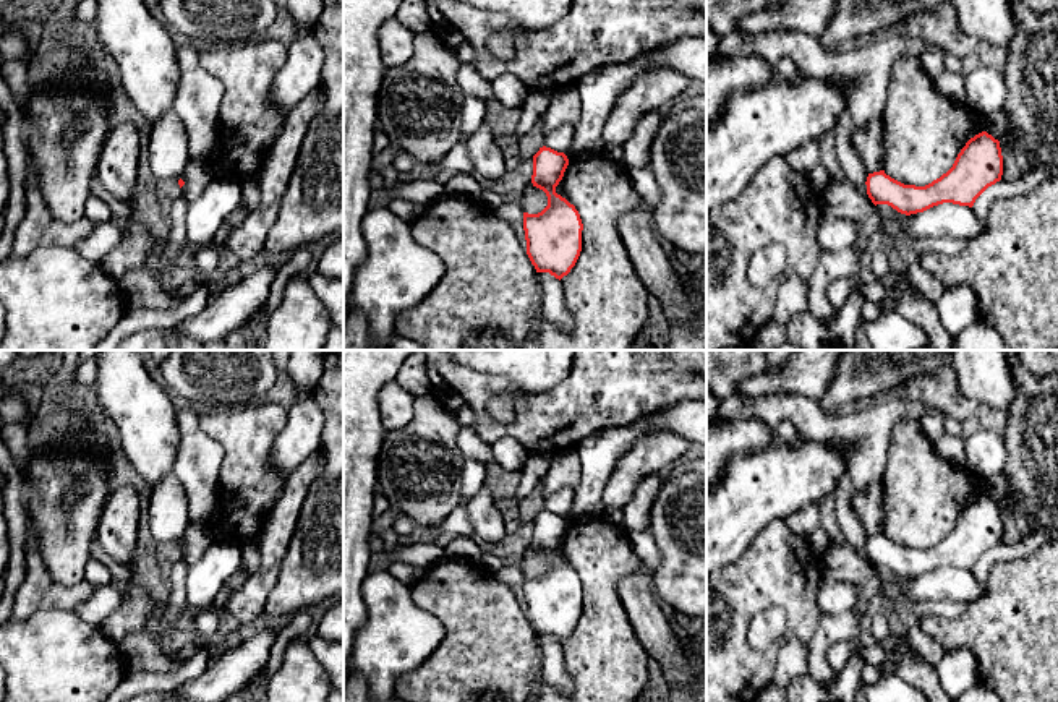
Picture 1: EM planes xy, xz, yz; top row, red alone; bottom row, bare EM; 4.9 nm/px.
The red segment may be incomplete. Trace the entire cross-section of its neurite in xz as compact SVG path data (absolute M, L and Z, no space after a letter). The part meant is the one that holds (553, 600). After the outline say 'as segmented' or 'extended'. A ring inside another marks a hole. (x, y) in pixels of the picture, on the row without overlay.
M540 511L533 519L533 550L548 559L548 569L538 577L523 576L527 618L536 636L562 642L575 629L582 614L583 587L578 574L556 556L569 522L564 516Z | as segmented

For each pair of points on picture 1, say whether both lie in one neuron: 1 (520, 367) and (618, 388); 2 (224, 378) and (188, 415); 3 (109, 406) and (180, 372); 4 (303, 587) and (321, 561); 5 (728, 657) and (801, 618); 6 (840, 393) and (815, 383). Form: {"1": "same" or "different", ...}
{"1": "different", "2": "different", "3": "different", "4": "same", "5": "same", "6": "different"}

